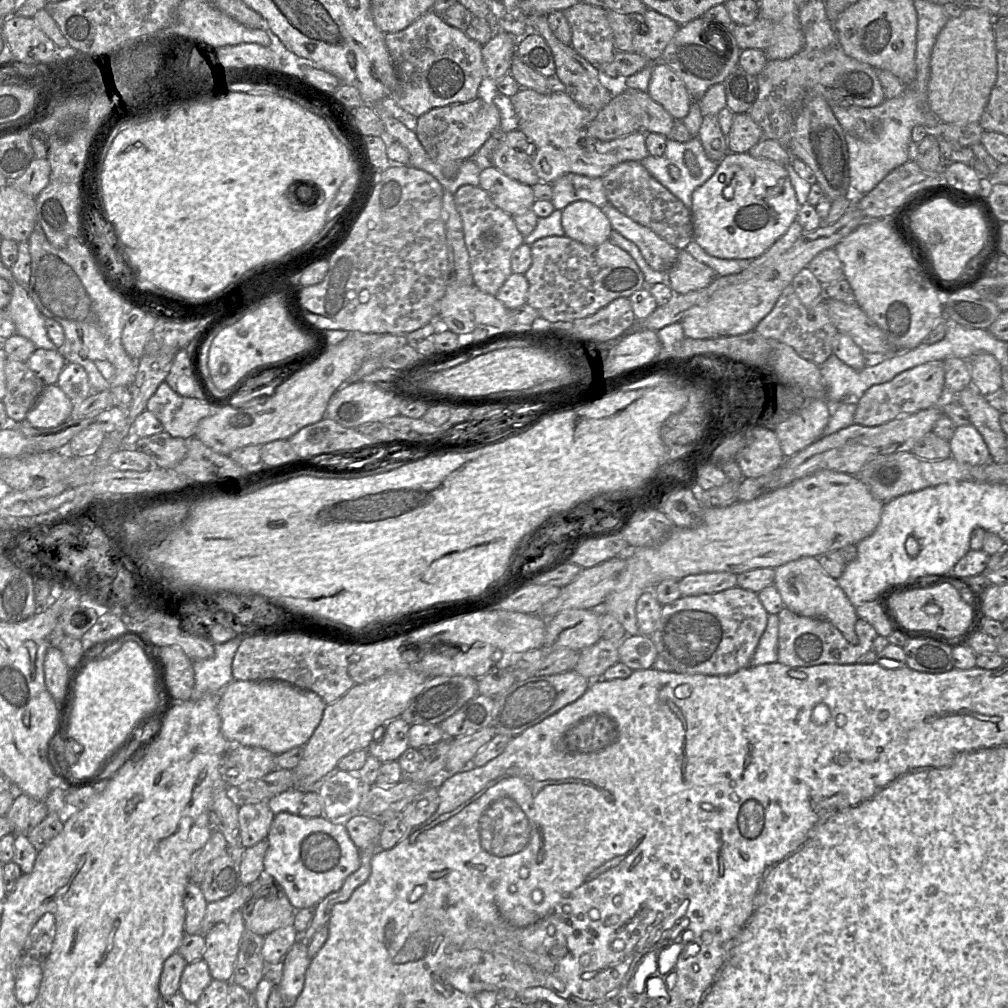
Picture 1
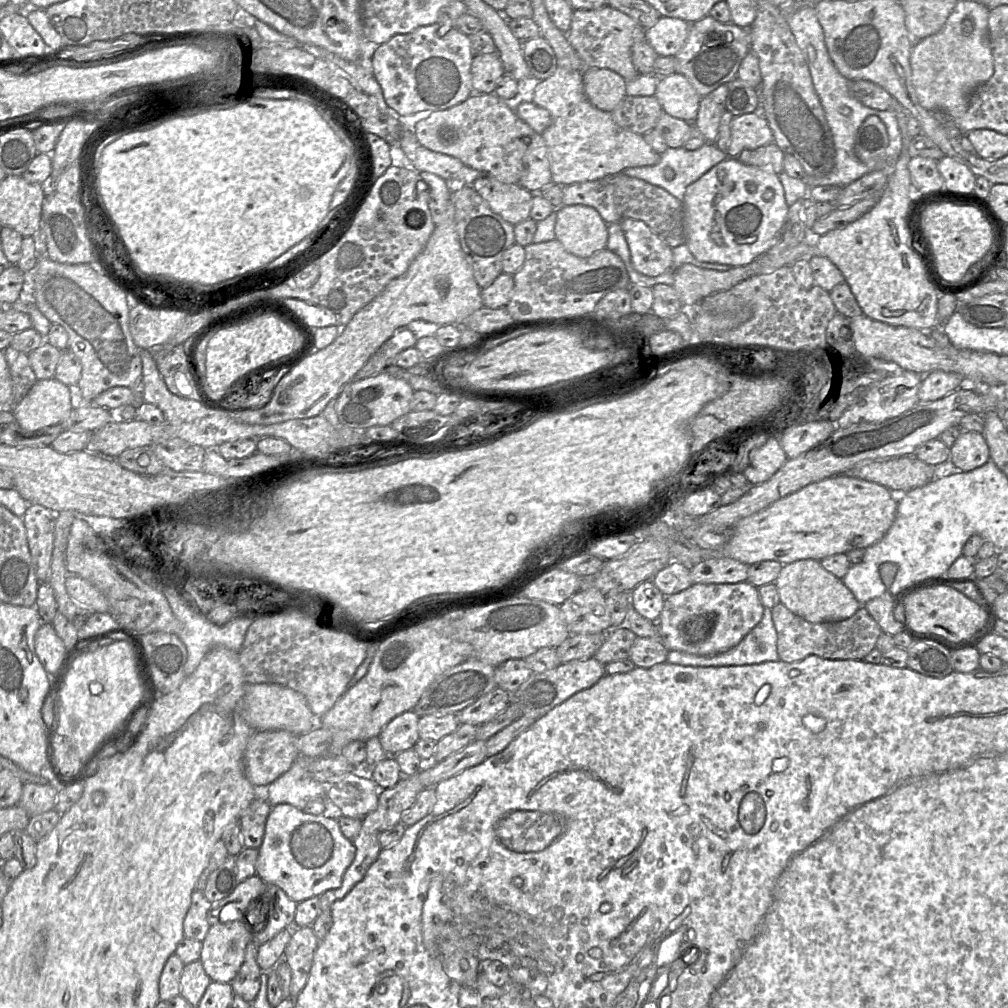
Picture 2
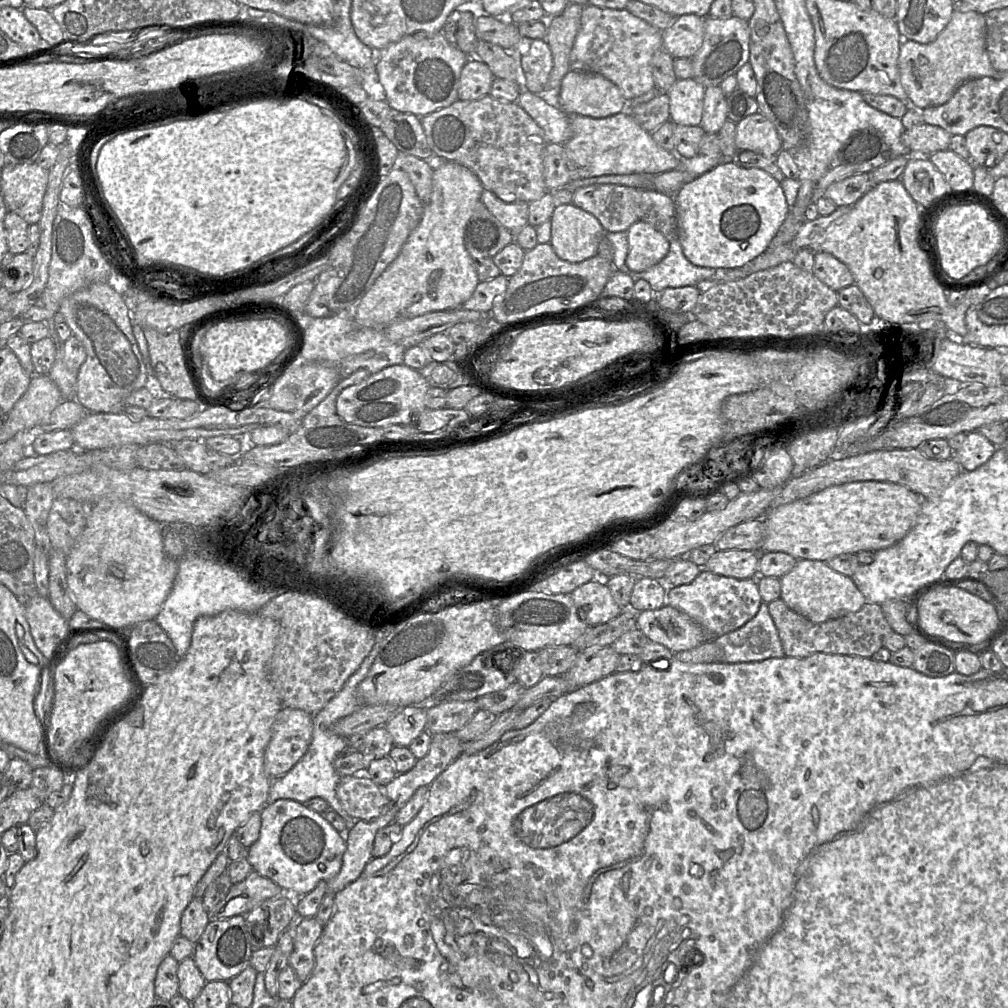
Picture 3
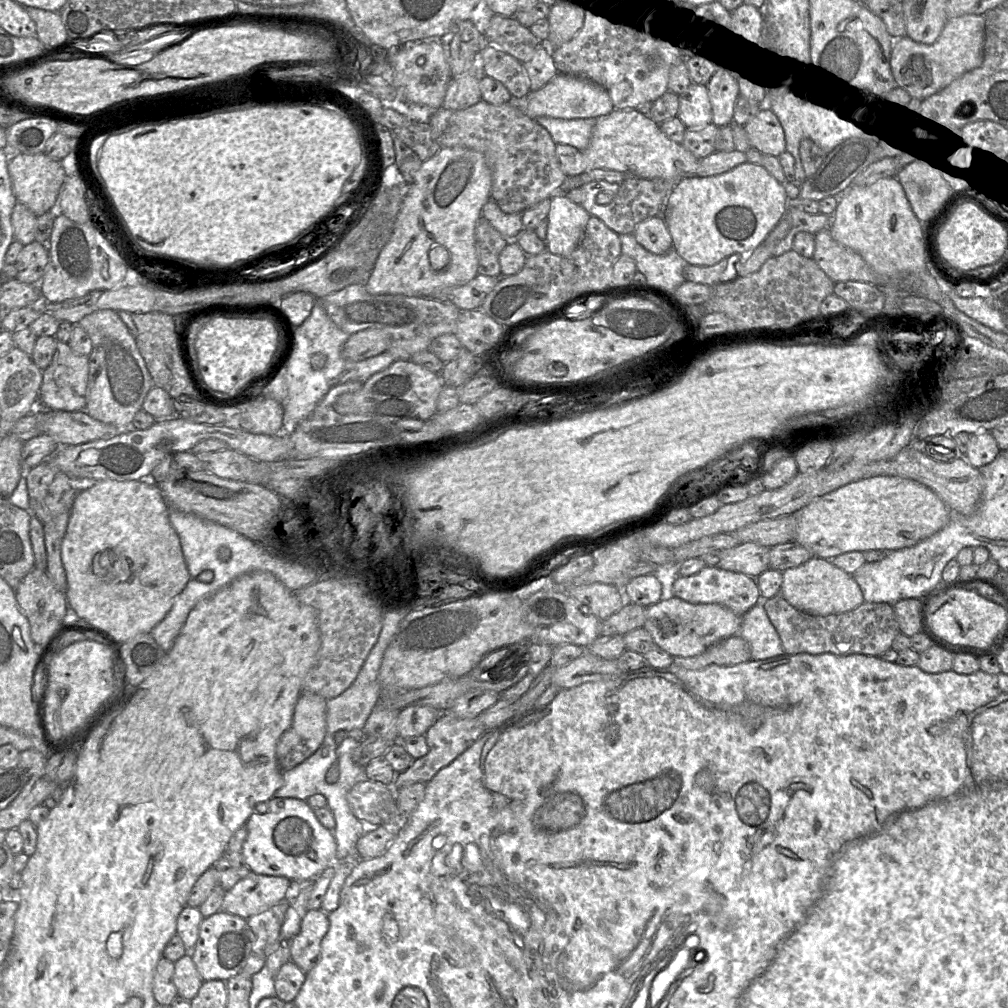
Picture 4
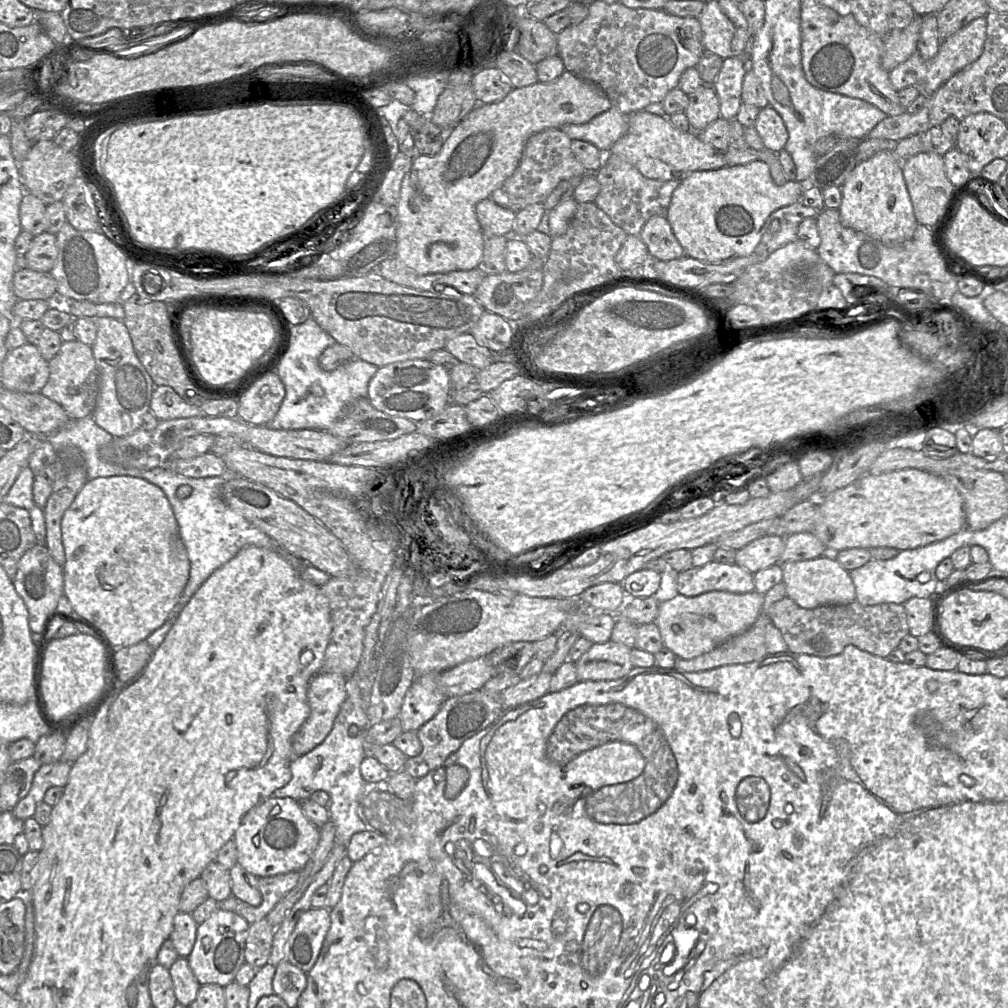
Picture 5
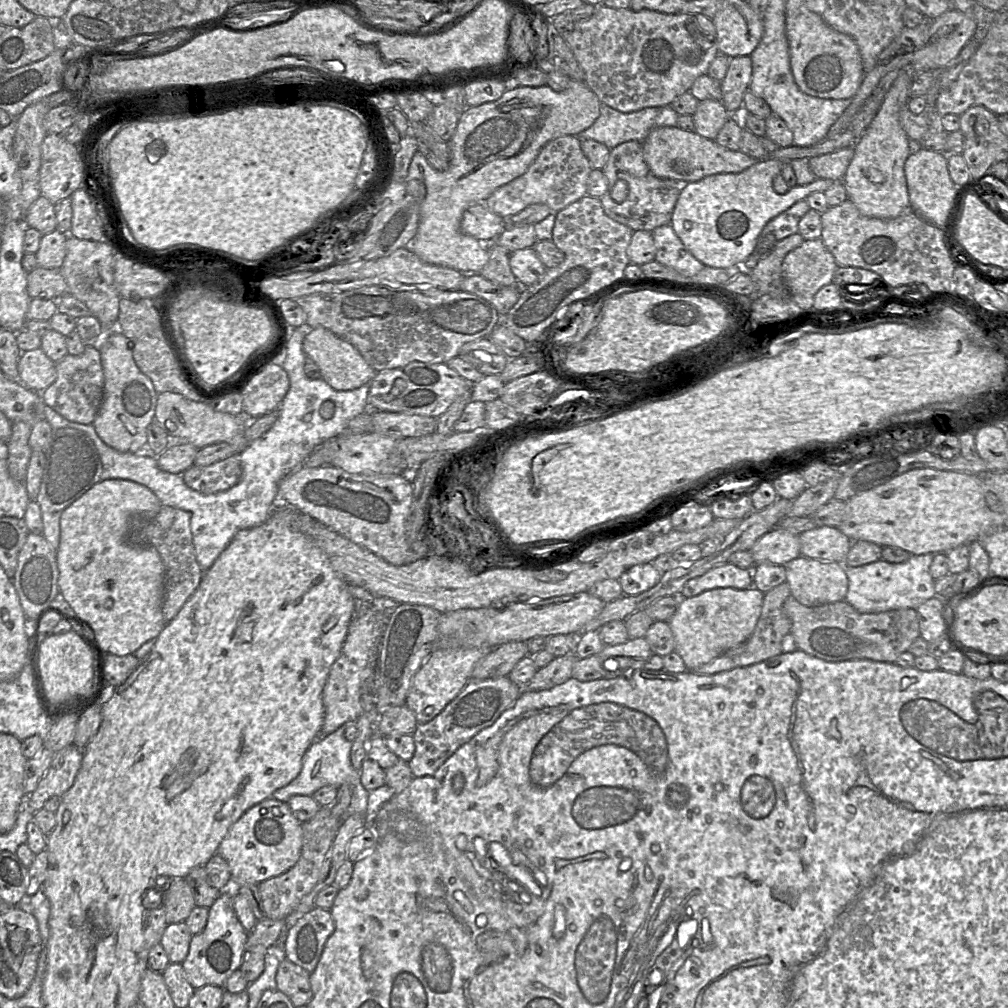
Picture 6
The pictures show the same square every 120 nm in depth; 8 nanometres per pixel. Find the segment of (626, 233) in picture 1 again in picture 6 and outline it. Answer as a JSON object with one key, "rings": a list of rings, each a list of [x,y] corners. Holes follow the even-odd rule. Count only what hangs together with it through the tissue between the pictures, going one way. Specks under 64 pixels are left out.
{"rings":[[[671,224],[662,225],[652,231],[656,246],[655,259],[686,277],[696,275],[705,266],[685,247]]]}

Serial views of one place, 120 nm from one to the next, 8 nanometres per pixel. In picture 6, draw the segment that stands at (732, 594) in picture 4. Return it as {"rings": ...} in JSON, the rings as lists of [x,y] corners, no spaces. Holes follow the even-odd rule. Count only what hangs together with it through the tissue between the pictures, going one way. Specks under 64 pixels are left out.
{"rings":[[[732,563],[716,566],[701,576],[687,581],[680,591],[681,598],[696,596],[706,590],[731,587],[747,589],[753,586],[753,573]]]}

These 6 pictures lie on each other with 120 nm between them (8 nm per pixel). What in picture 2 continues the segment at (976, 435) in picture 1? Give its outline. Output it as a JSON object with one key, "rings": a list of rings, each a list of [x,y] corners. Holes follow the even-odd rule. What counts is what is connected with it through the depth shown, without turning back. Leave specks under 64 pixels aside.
{"rings":[[[962,431],[950,448],[950,463],[963,472],[974,470],[989,460],[989,447],[979,432]]]}

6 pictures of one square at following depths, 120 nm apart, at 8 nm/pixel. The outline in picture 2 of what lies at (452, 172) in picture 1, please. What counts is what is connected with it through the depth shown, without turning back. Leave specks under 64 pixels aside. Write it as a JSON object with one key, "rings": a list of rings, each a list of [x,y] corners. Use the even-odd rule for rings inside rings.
{"rings":[[[473,93],[465,101],[455,106],[452,106],[445,110],[433,111],[428,118],[420,120],[416,124],[416,137],[419,143],[425,148],[435,151],[435,152],[439,152],[439,153],[443,153],[443,154],[455,157],[459,159],[463,164],[475,170],[481,171],[484,175],[493,177],[497,179],[498,181],[502,183],[506,183],[506,184],[518,184],[519,183],[519,180],[522,176],[522,171],[523,171],[523,157],[527,150],[528,144],[530,143],[530,139],[534,133],[535,131],[527,123],[525,123],[523,120],[521,120],[518,117],[517,113],[514,110],[514,105],[502,100],[494,93],[493,94]]]}

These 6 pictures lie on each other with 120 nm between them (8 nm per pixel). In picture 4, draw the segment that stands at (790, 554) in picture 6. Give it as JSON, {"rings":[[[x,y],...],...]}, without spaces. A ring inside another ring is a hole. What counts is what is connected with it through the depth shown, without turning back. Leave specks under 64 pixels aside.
{"rings":[[[752,542],[740,543],[733,548],[722,550],[717,567],[757,578],[770,569],[769,550],[770,548]]]}

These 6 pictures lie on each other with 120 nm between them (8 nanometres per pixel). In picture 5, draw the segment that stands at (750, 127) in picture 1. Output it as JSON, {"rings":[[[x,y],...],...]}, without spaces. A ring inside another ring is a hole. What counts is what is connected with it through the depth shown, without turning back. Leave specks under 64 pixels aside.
{"rings":[[[770,105],[761,108],[754,128],[766,150],[779,153],[788,141],[788,131],[781,116]]]}

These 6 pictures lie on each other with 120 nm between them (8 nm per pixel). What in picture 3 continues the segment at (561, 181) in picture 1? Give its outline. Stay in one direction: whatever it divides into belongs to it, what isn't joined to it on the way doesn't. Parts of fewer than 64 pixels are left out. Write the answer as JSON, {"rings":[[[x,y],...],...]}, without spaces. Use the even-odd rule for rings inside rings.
{"rings":[[[593,184],[576,189],[572,204],[595,216],[606,232],[624,232],[639,220],[635,207],[636,190],[618,184]]]}

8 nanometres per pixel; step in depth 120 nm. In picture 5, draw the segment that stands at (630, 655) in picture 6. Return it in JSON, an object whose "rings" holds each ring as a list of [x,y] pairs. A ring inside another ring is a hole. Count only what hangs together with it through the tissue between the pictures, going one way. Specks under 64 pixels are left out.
{"rings":[[[611,640],[594,643],[575,663],[580,681],[615,680],[633,669],[631,649]]]}

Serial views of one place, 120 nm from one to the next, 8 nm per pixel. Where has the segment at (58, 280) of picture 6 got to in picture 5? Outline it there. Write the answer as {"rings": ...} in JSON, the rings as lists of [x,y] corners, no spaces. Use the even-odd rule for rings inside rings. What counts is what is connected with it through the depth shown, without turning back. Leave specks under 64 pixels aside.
{"rings":[[[24,268],[13,276],[13,291],[18,300],[47,301],[57,292],[57,285],[49,272]]]}

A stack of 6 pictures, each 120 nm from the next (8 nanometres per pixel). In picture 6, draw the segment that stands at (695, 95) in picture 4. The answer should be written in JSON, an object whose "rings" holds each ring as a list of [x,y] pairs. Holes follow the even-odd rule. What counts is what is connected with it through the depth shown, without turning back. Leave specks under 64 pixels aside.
{"rings":[[[707,99],[699,101],[692,116],[694,131],[705,138],[715,140],[720,129],[731,117],[731,113],[728,112],[721,100]]]}

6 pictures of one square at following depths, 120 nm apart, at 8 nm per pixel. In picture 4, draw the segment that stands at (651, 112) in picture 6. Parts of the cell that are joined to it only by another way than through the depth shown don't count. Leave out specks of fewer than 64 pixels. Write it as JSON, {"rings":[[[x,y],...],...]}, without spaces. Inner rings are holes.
{"rings":[[[543,116],[535,120],[547,129],[557,145],[571,145],[581,151],[588,147],[596,125],[595,118],[563,119]]]}

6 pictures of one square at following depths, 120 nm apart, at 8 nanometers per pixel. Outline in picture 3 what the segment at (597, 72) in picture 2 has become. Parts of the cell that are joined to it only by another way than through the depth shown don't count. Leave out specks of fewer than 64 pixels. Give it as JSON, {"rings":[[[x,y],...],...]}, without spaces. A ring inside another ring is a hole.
{"rings":[[[570,70],[562,80],[558,106],[567,114],[605,118],[626,111],[627,100],[621,94],[618,86],[601,74]]]}

